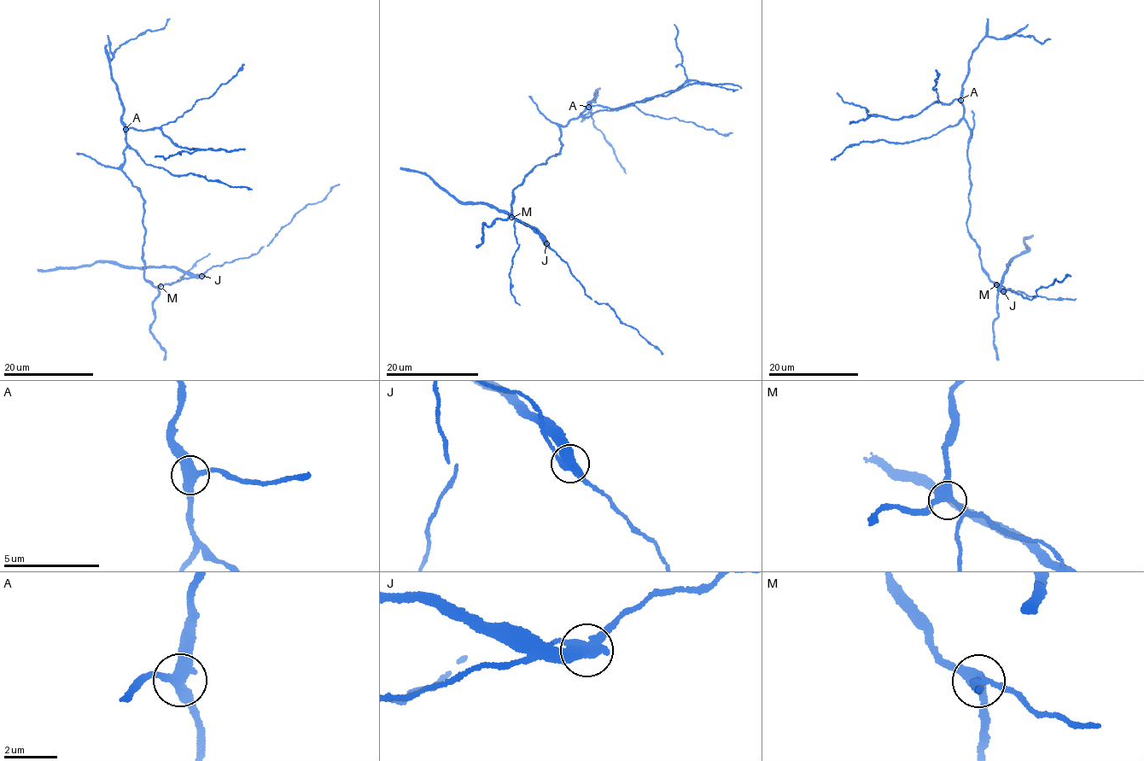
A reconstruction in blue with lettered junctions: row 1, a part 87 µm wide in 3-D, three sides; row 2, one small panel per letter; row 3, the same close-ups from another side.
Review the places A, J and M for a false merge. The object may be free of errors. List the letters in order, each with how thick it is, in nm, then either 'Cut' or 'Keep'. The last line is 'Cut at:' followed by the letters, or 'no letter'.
A: Thickness 400 nm. Keep
J: Thickness 400 nm. Cut
M: Thickness 360 nm. Keep
Cut at: J

